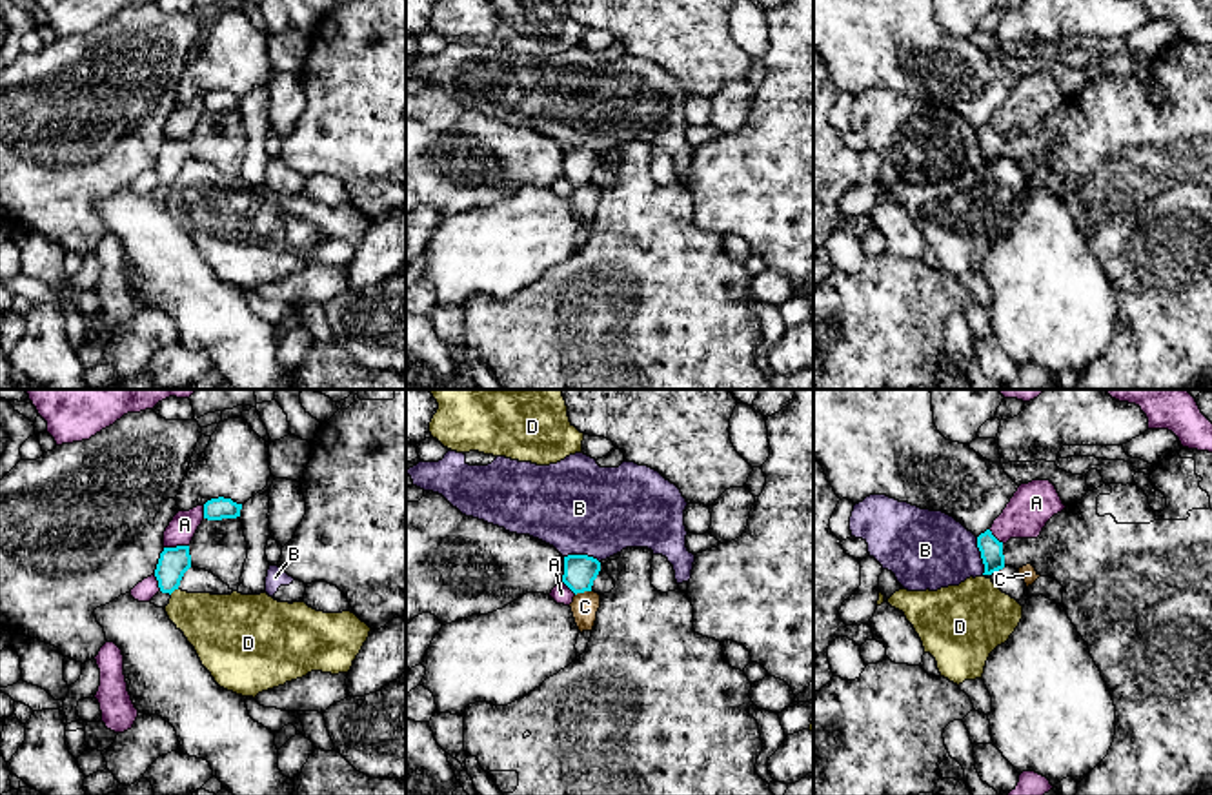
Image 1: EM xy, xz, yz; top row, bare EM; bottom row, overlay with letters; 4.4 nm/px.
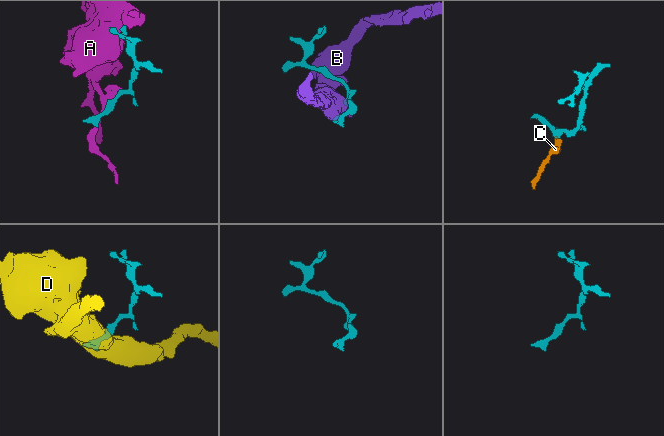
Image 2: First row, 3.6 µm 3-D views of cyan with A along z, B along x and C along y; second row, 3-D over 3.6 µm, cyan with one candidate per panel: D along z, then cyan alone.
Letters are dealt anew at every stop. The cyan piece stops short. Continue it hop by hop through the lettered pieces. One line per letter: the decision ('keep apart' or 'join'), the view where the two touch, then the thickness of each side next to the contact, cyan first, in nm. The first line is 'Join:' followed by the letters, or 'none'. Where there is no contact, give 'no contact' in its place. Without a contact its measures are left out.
Join: C
A: keep apart; contact in xy; calibres 140 and 120 nm
B: keep apart; contact in yz; calibres 100 and 360 nm
C: join; contact in xz; calibres 140 and 120 nm
D: keep apart; contact in xy; calibres 140 and 280 nm

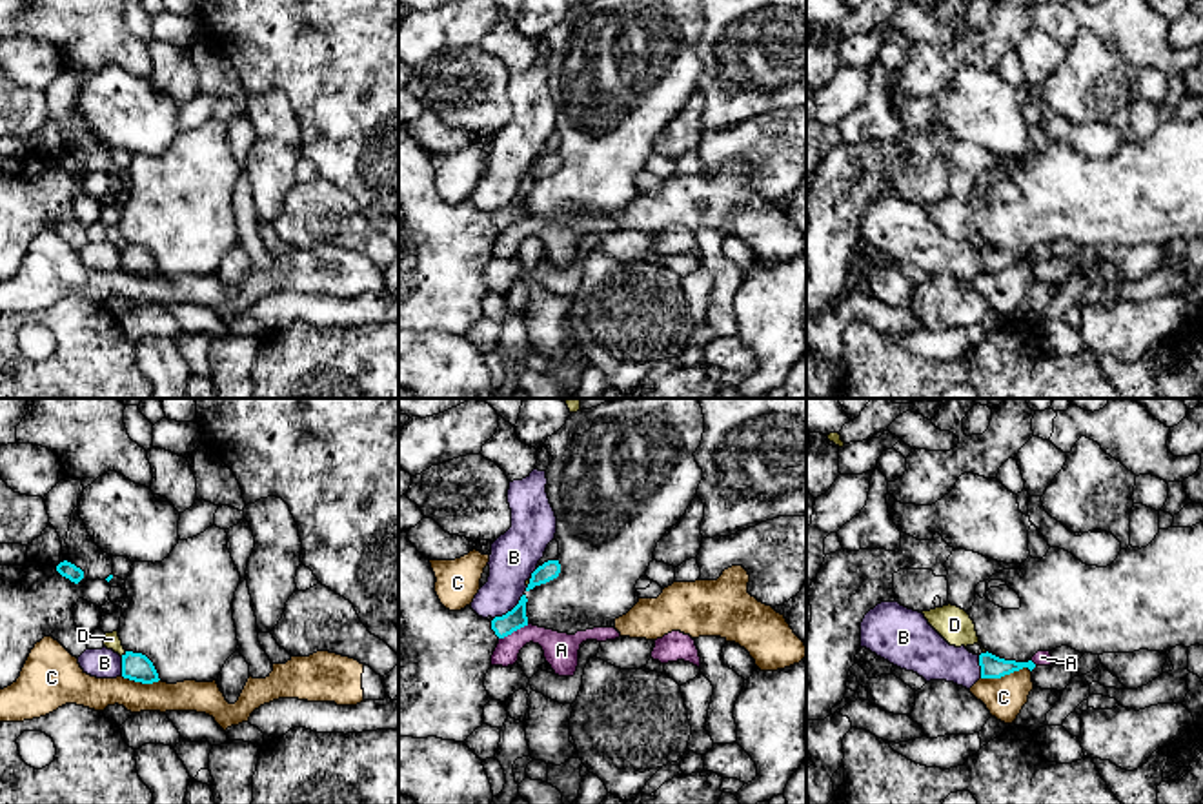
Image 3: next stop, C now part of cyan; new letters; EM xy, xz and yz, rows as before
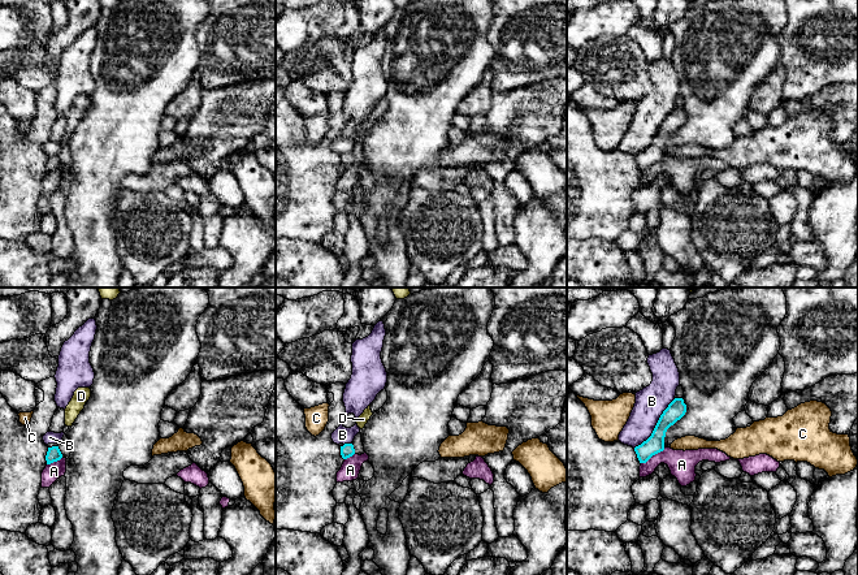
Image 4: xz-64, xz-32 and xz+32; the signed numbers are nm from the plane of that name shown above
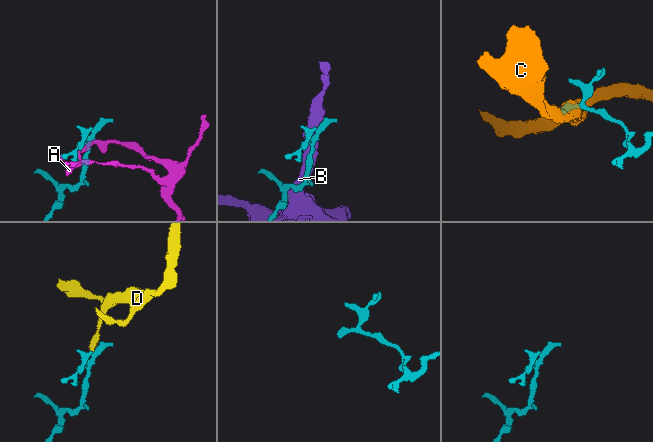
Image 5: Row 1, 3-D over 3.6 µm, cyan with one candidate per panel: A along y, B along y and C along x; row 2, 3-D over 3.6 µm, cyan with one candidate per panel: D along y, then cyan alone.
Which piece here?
Join: none
A: keep apart; contact in xz; calibres 90 and 160 nm
B: keep apart; contact in xz; calibres 90 and 220 nm
C: keep apart; contact in yz; calibres 100 and 180 nm
D: keep apart; contact in xy; calibres 130 and 80 nm

